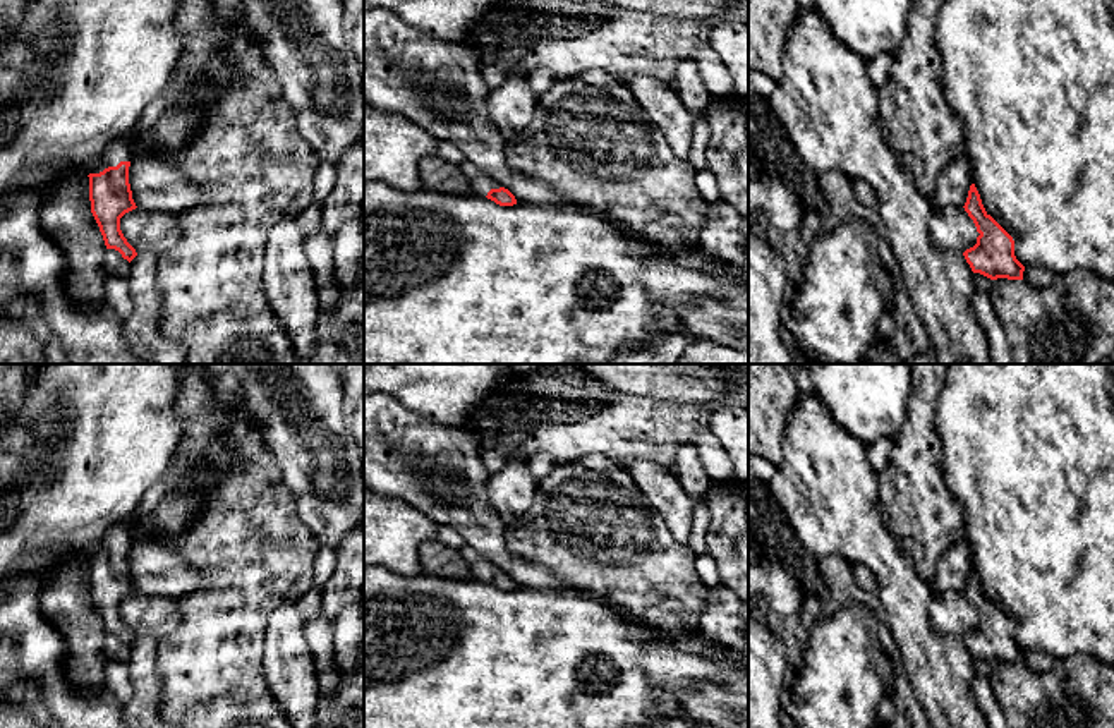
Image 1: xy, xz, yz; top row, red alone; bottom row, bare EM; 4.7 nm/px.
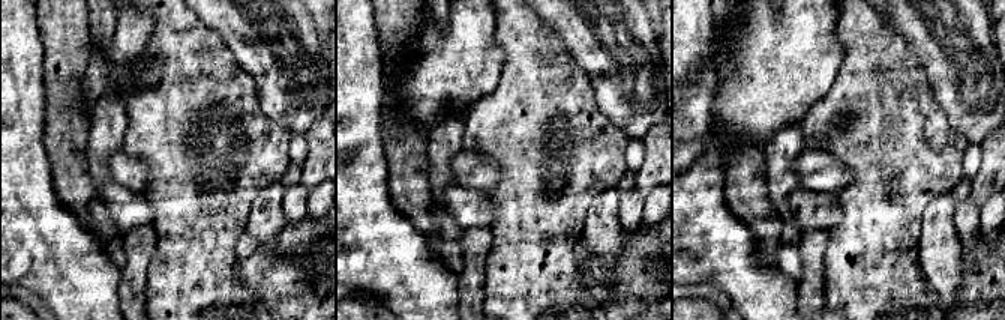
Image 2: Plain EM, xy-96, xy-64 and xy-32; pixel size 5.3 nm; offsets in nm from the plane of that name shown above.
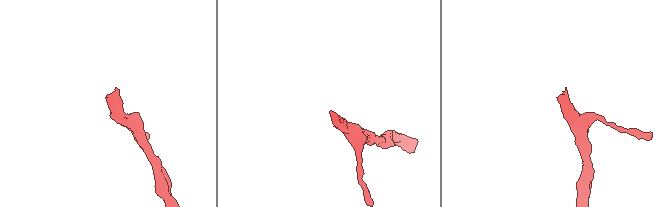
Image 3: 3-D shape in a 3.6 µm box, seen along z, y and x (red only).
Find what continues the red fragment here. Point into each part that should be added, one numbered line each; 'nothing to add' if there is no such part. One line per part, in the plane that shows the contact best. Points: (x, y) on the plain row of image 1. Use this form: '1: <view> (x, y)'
1: xy (115, 536)

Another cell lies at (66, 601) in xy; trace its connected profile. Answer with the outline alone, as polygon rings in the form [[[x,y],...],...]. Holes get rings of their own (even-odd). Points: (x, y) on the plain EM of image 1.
[[[74,553],[51,565],[39,589],[45,618],[65,639],[65,670],[86,692],[105,687],[106,630],[91,598],[89,561]]]

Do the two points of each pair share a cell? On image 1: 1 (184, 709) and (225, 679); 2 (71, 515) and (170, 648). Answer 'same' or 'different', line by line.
1: same
2: different

